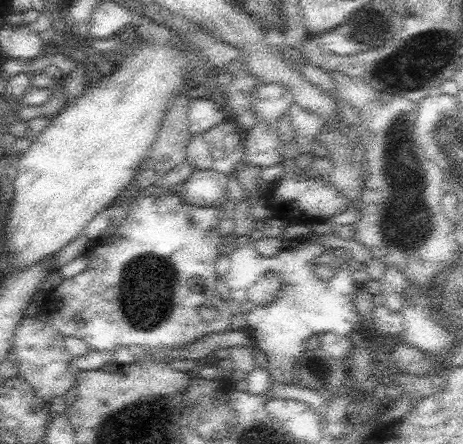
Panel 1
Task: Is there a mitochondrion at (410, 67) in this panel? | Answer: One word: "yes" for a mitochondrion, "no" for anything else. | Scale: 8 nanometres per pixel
yes

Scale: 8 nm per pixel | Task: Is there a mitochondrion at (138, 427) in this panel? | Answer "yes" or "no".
yes

